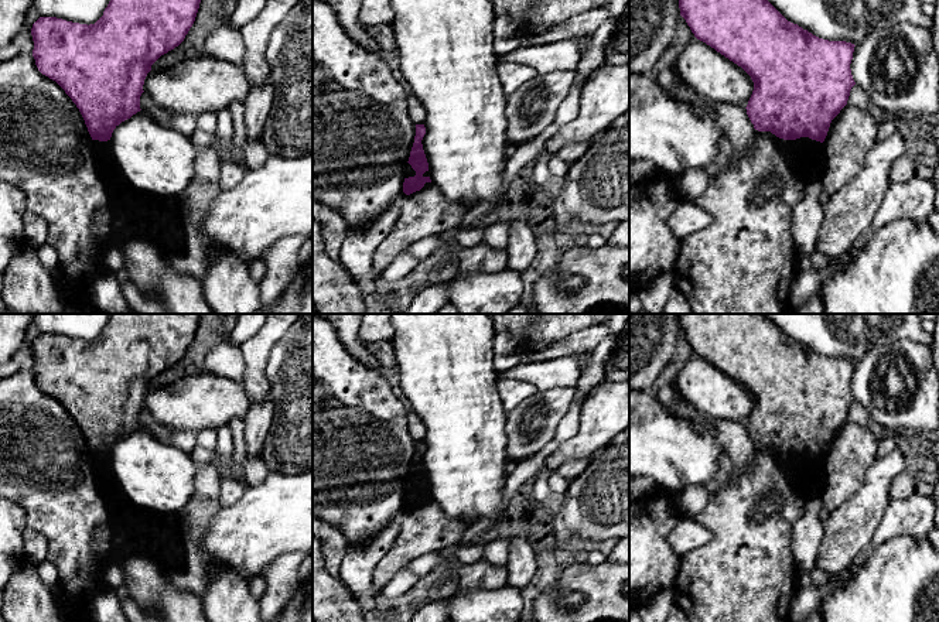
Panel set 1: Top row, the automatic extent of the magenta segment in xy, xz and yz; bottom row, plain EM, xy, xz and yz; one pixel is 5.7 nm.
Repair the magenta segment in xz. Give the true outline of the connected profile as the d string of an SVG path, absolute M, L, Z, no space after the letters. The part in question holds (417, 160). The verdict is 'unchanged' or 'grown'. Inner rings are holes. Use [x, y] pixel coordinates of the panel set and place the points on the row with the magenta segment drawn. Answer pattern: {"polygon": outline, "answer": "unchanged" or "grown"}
{"polygon": "M416 124L414 143L406 164L406 177L403 182L403 192L406 195L420 191L423 187L431 184L428 163L421 144L424 134L424 124Z", "answer": "grown"}

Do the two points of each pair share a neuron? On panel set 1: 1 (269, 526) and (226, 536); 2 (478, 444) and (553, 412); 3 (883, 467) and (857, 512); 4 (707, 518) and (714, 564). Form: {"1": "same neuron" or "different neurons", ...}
{"1": "same neuron", "2": "different neurons", "3": "same neuron", "4": "same neuron"}

